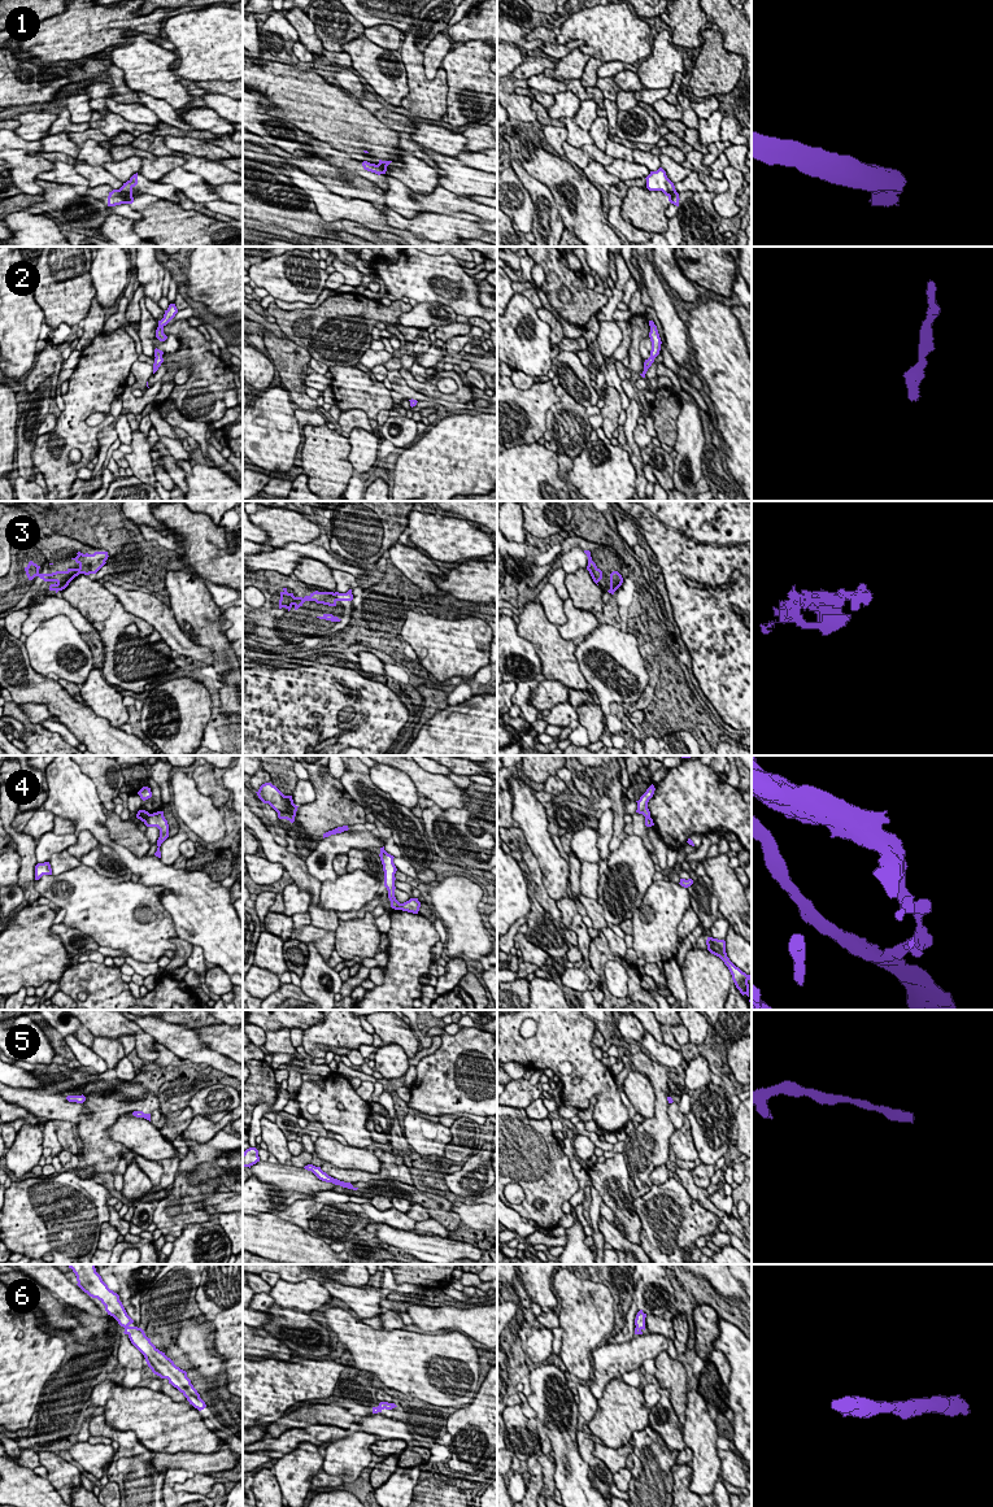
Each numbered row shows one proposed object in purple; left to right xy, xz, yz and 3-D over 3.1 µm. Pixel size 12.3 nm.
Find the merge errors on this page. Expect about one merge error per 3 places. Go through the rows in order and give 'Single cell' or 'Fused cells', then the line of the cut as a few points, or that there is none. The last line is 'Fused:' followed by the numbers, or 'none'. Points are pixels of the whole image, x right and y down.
1: Fused cells. Split along xy (117, 190), (131, 197)
2: Single cell. No split
3: Single cell. No split
4: Fused cells. Split along xy (149, 814), (143, 820)
5: Single cell. No split
6: Single cell. No split
Fused: 1, 4

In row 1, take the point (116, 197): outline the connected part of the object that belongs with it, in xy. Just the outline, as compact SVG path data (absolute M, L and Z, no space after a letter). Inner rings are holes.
M113 190L112 192L109 192L108 206L116 206L121 204L132 204L132 202L134 202L134 197L131 197L130 195L125 192L121 192L118 190Z

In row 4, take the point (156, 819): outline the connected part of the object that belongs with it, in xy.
M157 811L149 814L148 818L144 820L147 827L157 827L160 829L160 837L157 840L157 852L154 853L156 857L161 858L160 846L161 844L169 837L169 824L164 816L164 811Z

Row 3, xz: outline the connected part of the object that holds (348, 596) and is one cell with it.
M283 588L280 592L280 600L279 600L279 609L286 607L288 611L293 606L295 610L297 610L305 601L315 601L317 604L323 604L328 606L336 606L337 601L352 601L353 594L352 589L349 589L347 593L339 593L339 592L313 592L309 596L302 597L295 597L293 593L288 593L287 588Z

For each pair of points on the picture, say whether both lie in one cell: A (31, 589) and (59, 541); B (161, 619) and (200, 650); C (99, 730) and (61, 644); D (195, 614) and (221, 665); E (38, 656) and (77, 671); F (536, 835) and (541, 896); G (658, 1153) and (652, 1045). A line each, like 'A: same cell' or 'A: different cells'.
A: same cell
B: same cell
C: different cells
D: same cell
E: same cell
F: different cells
G: different cells

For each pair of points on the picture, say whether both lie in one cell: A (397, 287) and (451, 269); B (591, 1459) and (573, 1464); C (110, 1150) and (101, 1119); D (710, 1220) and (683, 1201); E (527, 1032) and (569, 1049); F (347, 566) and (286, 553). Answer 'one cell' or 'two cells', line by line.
A: one cell
B: two cells
C: one cell
D: one cell
E: two cells
F: one cell

